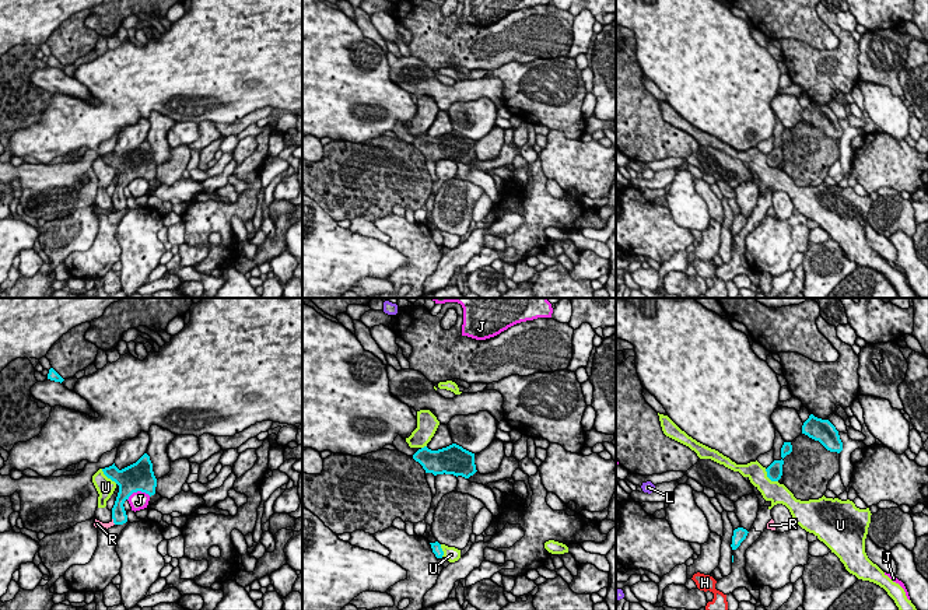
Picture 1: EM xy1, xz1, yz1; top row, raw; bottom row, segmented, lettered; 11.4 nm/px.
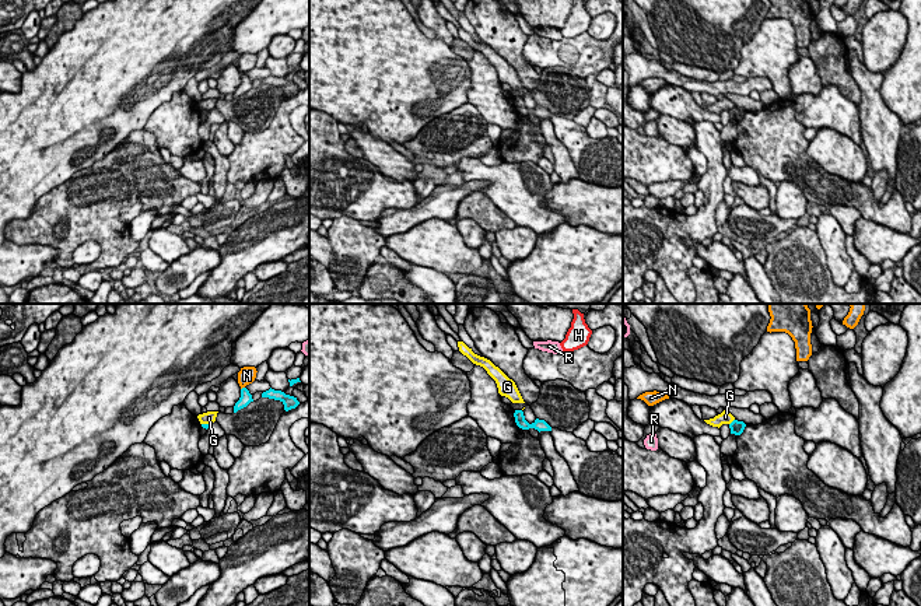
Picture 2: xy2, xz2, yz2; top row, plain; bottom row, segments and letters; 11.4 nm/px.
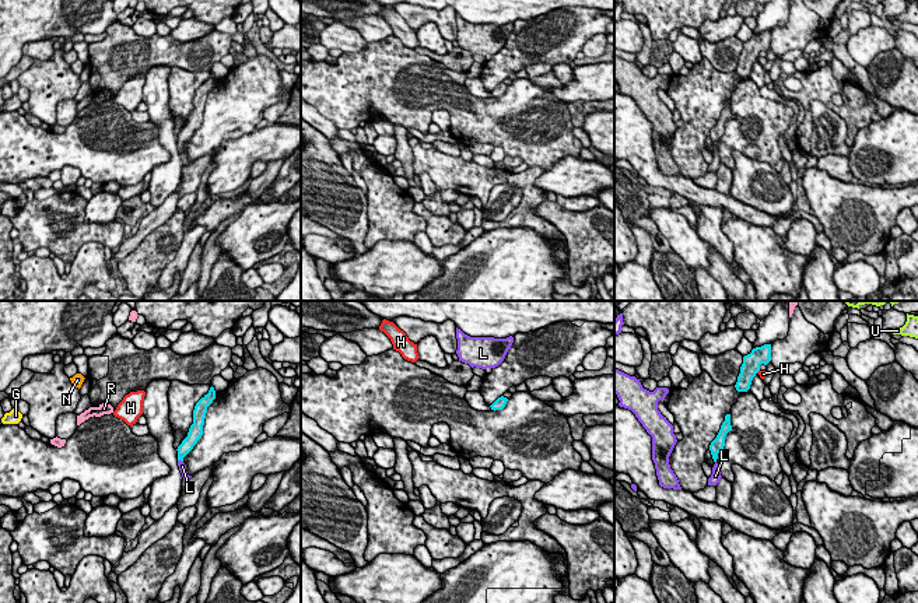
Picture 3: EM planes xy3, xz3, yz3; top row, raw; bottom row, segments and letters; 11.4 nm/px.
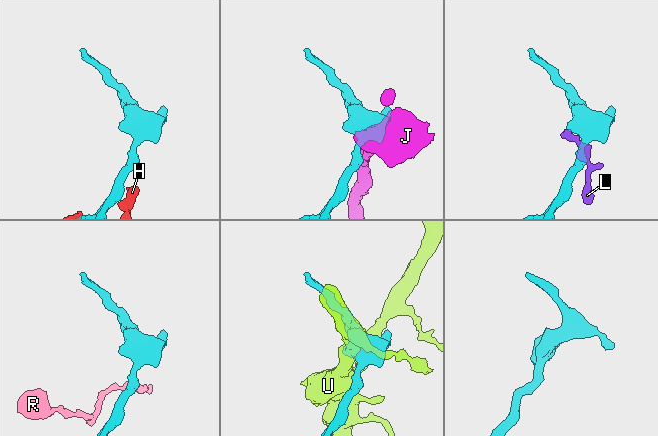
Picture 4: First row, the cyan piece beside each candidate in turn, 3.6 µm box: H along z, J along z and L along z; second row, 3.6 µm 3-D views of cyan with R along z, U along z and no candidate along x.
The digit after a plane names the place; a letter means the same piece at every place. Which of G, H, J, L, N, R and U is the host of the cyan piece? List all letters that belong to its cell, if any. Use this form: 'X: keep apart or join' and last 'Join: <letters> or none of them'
G: keep apart
H: keep apart
J: keep apart
L: join
N: keep apart
R: keep apart
U: keep apart
Join: L

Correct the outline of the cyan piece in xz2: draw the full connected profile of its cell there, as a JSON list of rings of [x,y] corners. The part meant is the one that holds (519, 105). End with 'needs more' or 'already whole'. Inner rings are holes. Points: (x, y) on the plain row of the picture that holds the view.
[[[515,97],[514,104],[515,104],[516,112],[518,112],[519,115],[522,115],[522,116],[535,115],[535,116],[537,116],[539,119],[540,119],[540,118],[551,118],[551,113],[550,113],[544,106],[536,105],[532,111],[529,111],[529,109],[525,106],[525,102],[523,102],[523,98],[522,98],[522,97]]]; already whole

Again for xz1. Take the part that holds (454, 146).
[[[456,130],[438,137],[424,133],[413,141],[413,146],[423,152],[426,159],[433,159],[434,162],[445,159],[469,165],[477,158],[474,140]]]; already whole

